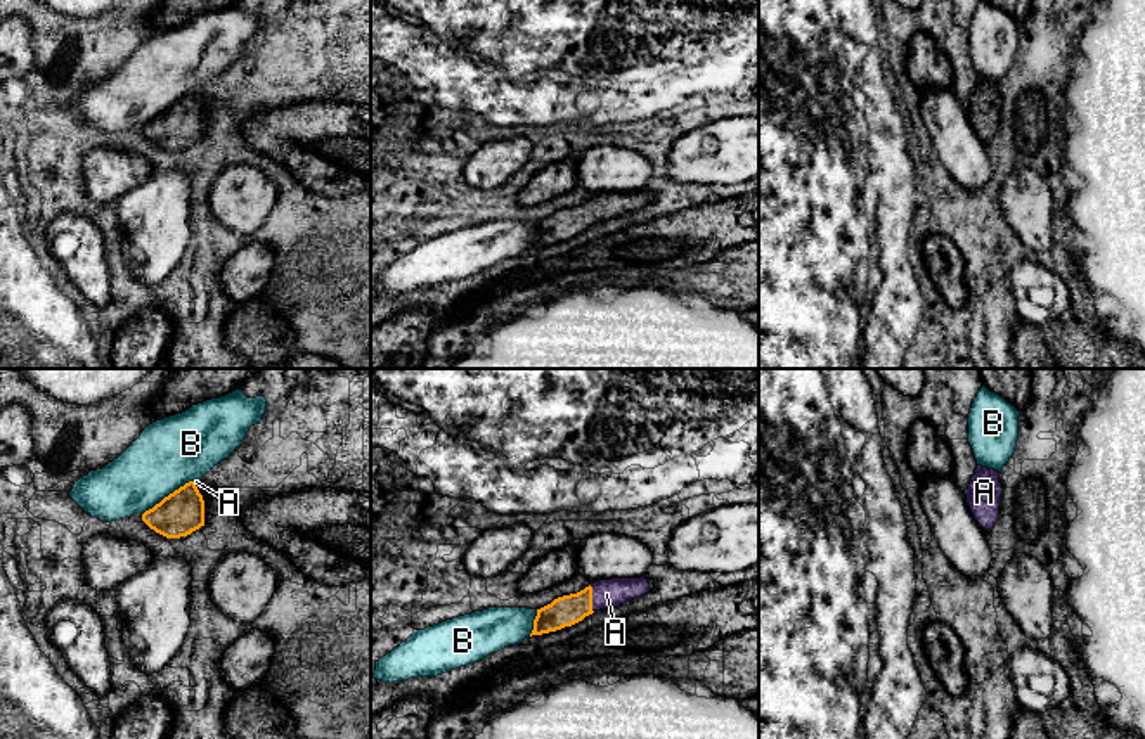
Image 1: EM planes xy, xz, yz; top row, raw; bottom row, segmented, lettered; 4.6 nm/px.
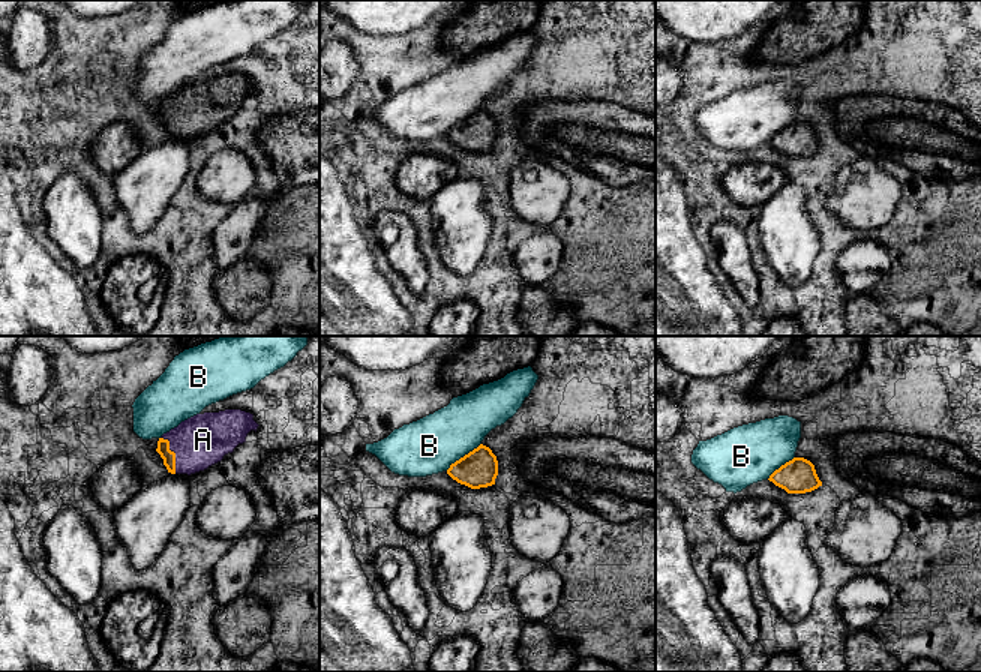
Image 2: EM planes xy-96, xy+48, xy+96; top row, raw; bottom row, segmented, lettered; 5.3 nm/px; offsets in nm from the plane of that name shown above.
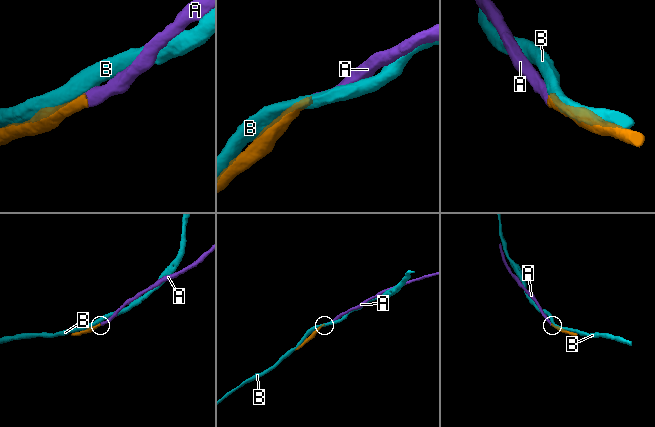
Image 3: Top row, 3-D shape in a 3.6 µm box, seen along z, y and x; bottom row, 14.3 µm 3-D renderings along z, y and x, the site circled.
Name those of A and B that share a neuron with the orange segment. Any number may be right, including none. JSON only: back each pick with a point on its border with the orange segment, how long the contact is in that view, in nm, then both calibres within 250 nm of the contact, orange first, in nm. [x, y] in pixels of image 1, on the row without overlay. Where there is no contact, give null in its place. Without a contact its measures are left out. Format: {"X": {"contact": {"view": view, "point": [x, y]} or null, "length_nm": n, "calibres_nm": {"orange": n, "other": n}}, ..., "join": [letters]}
{"A": {"contact": {"view": "xz", "point": [591, 212]}, "length_nm": 130, "calibres_nm": {"orange": 140, "other": 140}}, "join": ["A"]}

